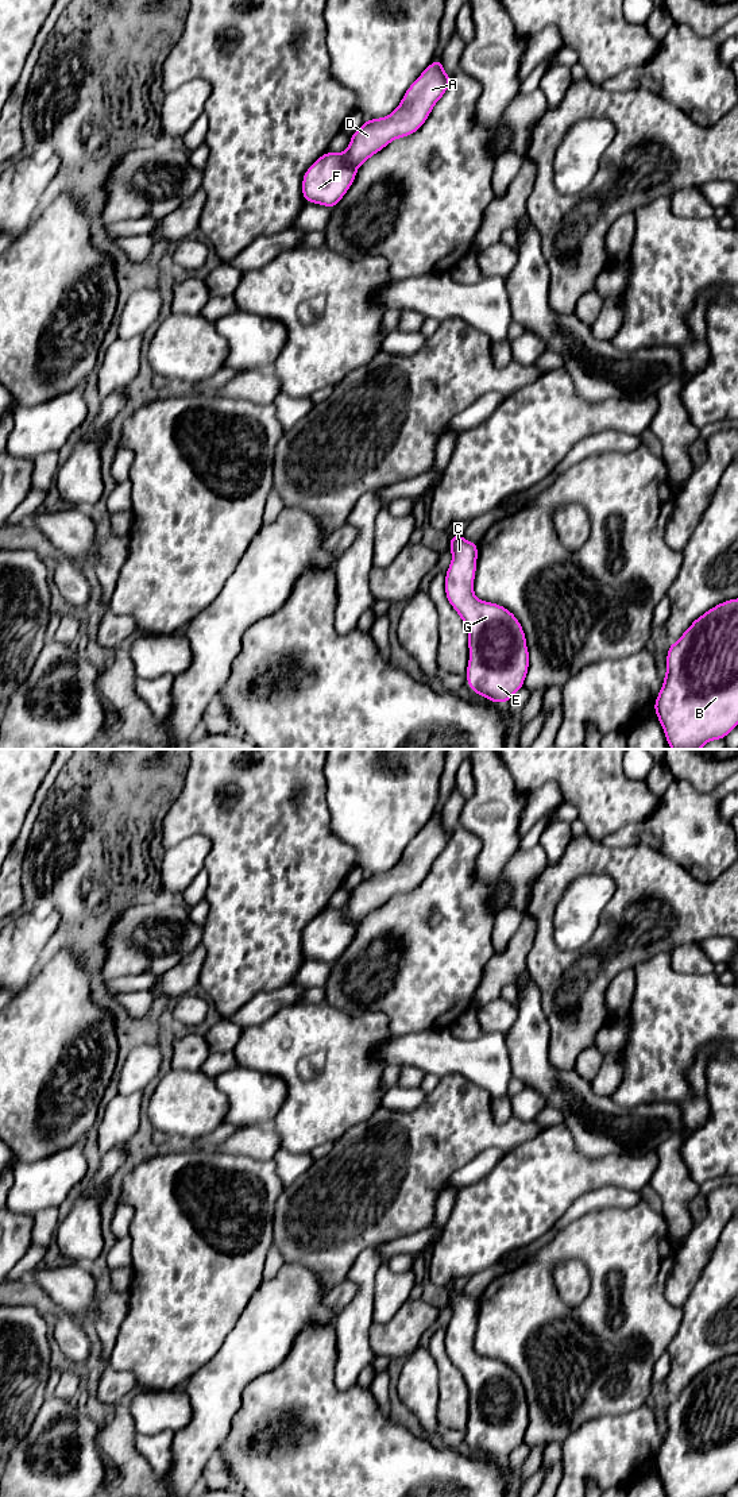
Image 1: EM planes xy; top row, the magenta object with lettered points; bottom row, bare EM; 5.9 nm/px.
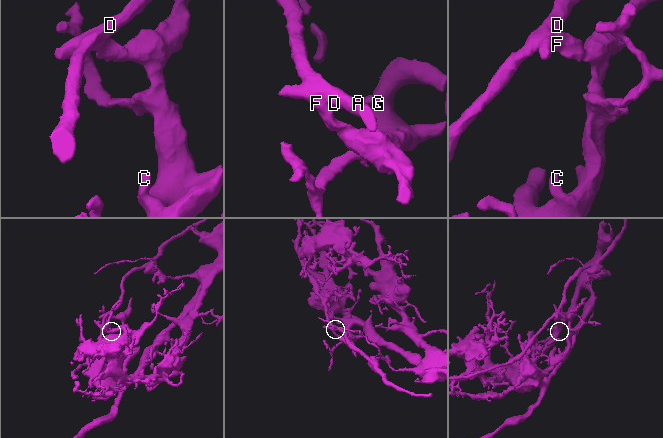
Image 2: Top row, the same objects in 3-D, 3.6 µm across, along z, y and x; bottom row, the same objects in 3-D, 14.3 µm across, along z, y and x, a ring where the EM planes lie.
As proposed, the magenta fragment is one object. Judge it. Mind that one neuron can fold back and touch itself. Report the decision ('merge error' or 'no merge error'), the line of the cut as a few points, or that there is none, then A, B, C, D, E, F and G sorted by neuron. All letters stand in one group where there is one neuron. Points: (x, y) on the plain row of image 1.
merge error | xy (339, 910), (358, 922) | A D / B C E F G

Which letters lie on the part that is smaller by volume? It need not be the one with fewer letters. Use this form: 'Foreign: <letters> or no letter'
Foreign: A, D

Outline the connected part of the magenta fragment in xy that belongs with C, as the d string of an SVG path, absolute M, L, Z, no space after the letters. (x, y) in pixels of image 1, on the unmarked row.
M456 1289L449 1295L449 1301L452 1317L445 1328L445 1353L468 1388L470 1416L465 1430L468 1442L474 1448L491 1458L507 1459L523 1443L529 1427L529 1405L523 1384L505 1362L475 1353L478 1300Z

